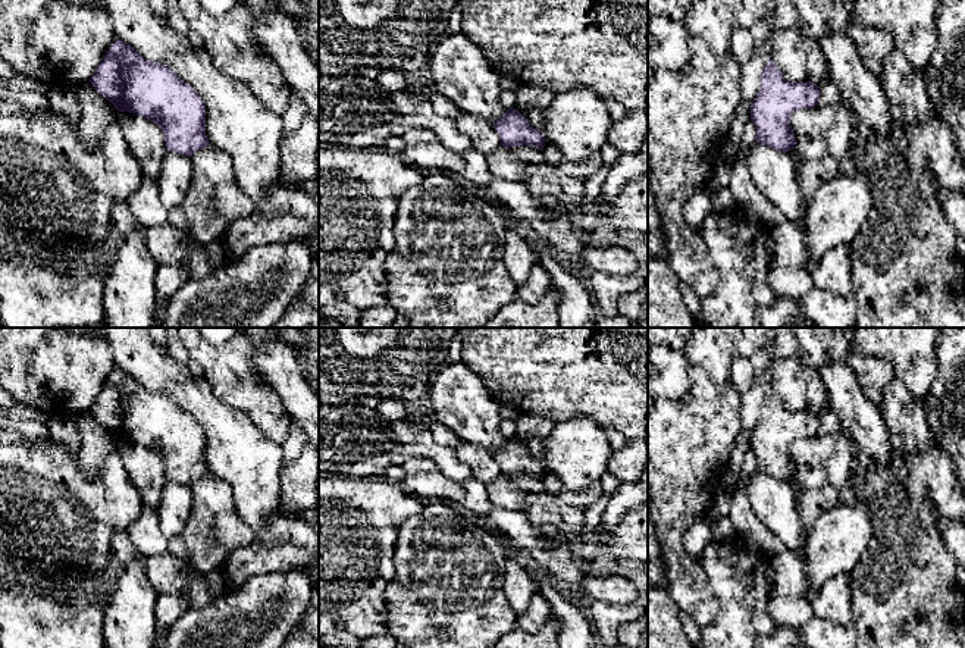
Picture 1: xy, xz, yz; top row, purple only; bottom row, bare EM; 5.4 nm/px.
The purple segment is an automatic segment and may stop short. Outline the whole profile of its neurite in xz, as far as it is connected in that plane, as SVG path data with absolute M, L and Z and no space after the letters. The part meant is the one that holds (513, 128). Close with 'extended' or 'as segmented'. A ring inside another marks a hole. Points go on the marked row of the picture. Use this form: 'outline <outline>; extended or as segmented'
outline M507 109L504 116L494 123L494 128L501 138L501 145L505 148L517 145L543 148L546 143L543 135L533 129L517 109Z; as segmented

